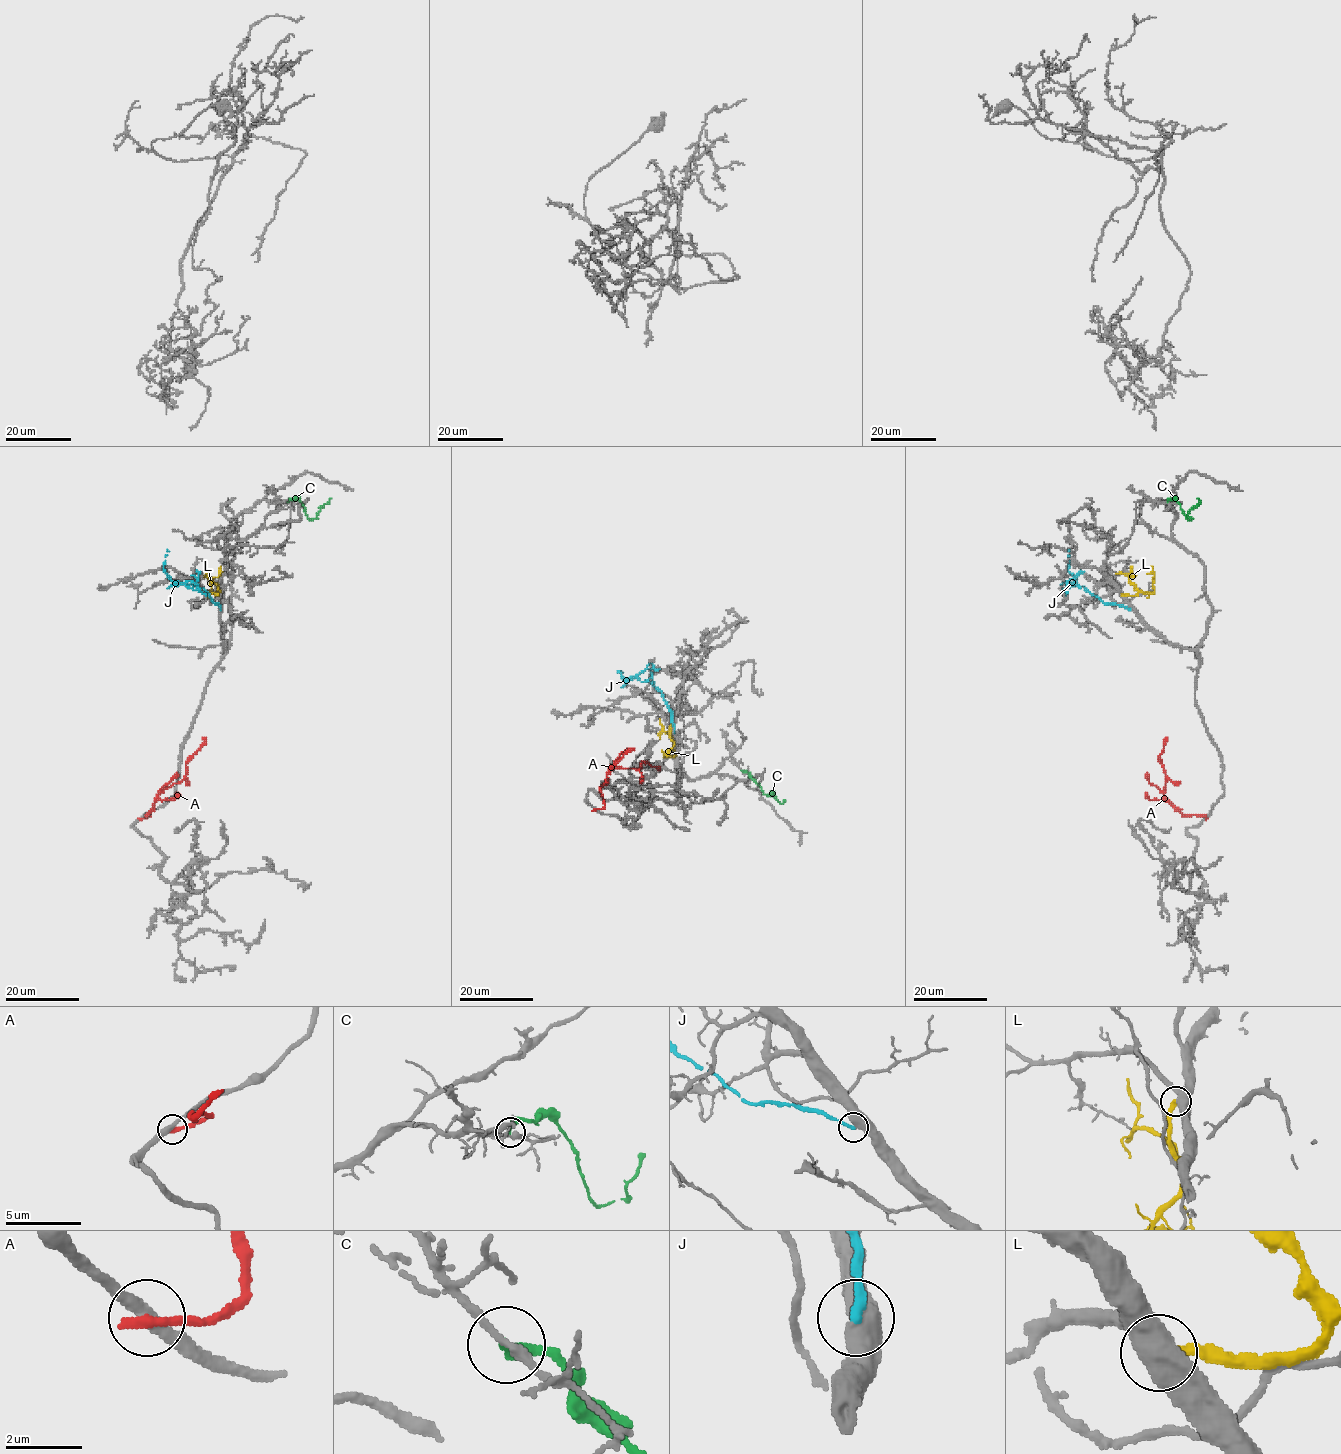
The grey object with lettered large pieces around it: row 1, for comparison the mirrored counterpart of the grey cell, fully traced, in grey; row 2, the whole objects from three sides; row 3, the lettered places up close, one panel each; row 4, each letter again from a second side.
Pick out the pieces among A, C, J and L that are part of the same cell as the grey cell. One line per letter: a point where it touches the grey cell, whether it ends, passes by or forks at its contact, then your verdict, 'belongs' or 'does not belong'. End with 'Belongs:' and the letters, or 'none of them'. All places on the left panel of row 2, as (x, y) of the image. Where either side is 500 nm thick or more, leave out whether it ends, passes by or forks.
A: contact (141, 818); it ends; does not belong
C: contact (288, 502); it ends; does not belong
J: contact (220, 609); it ends; does not belong
L: contact (217, 595); does not belong
Belongs: none of them

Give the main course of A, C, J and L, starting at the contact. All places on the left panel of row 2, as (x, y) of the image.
A: (141, 819), (150, 815), (146, 815), (158, 795), (184, 777), (188, 760), (203, 742), (202, 737)
C: (288, 502), (297, 498), (310, 519), (317, 517), (330, 498)
J: (220, 610), (202, 588), (175, 583), (169, 577), (164, 570), (167, 550)
L: (217, 595), (219, 591), (211, 591), (211, 580), (219, 575), (221, 565)

